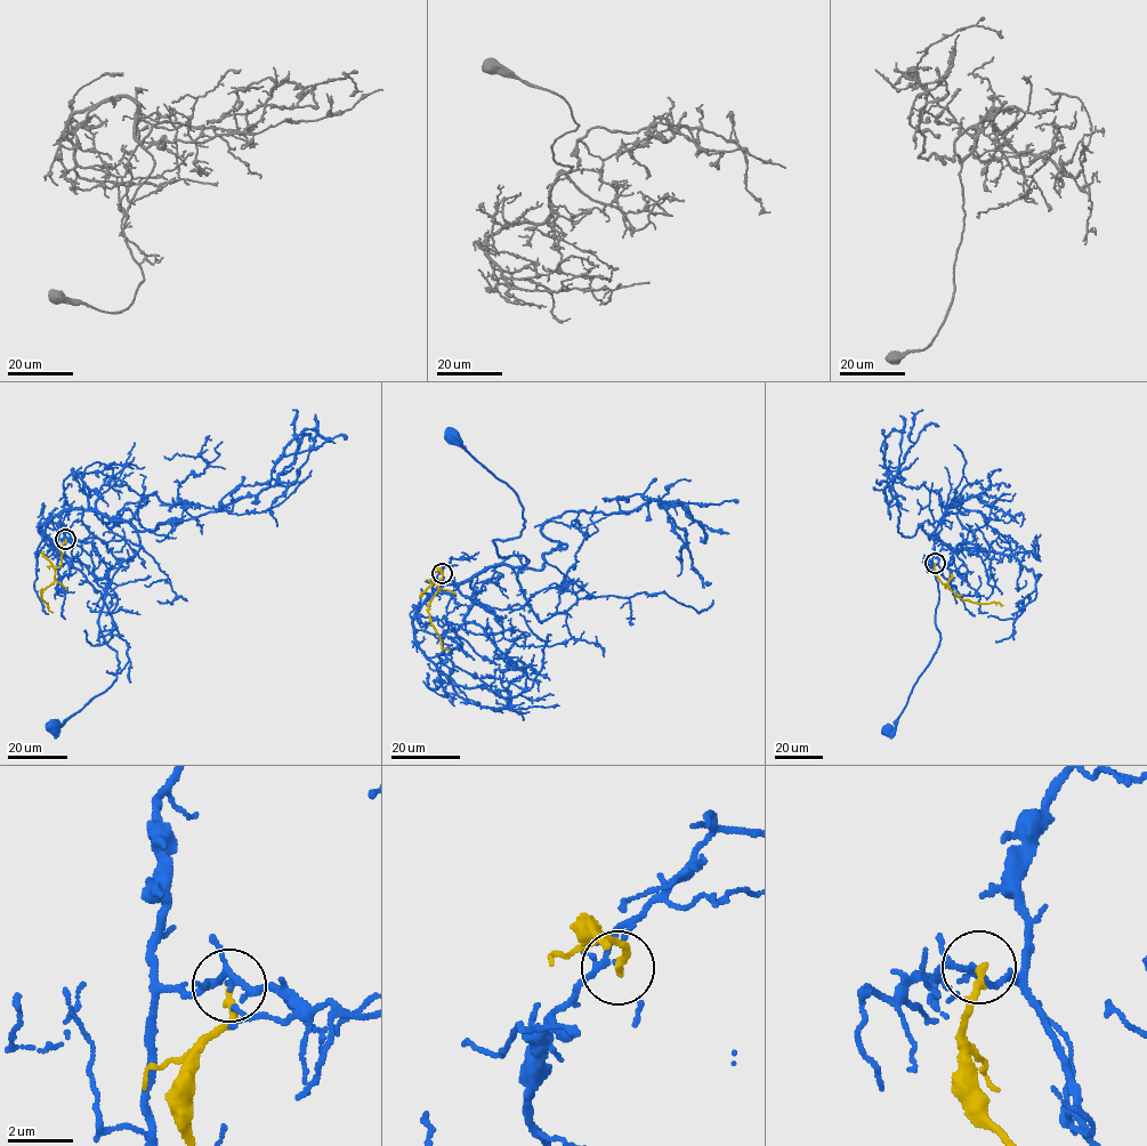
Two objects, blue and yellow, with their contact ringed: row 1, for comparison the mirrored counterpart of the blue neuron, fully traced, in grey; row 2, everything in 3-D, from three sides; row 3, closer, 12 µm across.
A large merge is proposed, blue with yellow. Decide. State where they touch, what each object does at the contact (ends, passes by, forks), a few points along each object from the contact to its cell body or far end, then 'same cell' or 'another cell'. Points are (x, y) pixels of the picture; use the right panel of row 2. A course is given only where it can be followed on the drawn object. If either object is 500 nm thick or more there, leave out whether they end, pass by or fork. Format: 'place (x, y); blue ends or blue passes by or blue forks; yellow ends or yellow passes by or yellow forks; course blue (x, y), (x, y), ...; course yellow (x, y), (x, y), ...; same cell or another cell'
place (935, 563); blue forks; yellow ends; course blue (935, 563), (942, 543), (935, 533), (928, 538), (934, 541), (940, 639), (895, 726), (888, 729); course yellow (935, 563), (935, 574), (958, 597), (1002, 605); another cell

